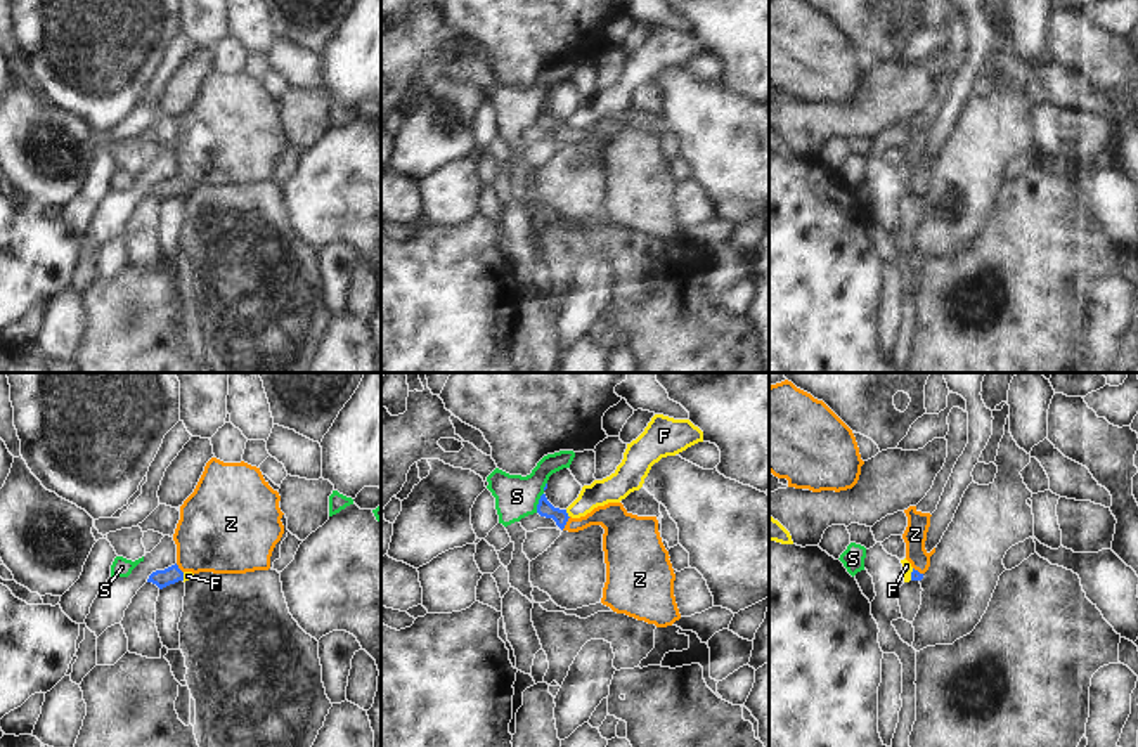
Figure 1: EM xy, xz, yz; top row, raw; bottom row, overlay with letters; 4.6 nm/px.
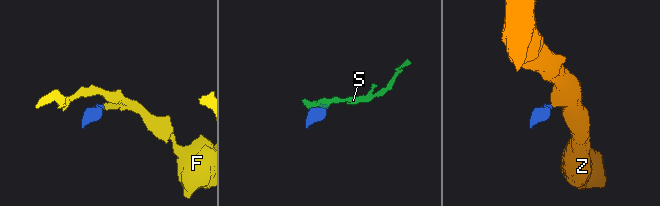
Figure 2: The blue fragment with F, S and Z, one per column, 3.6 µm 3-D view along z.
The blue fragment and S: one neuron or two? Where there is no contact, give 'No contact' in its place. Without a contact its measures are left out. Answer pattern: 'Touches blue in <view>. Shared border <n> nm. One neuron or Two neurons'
Touches blue in xz. Shared border 100 nm. Two neurons.

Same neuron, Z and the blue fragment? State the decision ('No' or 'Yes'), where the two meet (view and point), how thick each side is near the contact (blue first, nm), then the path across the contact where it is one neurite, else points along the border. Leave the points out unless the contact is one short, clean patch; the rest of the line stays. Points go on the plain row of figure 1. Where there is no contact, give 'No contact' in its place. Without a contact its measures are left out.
Yes. Touches blue at xz (565, 136). Thickness 80 nm (blue) against 150 nm. Path across: xz (544, 120), (565, 136), (612, 130), (619, 137).

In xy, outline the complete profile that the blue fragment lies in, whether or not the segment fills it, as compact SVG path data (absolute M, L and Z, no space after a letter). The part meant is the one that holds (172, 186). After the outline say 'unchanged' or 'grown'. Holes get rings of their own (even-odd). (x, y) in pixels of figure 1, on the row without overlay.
M211 69L194 104L180 118L180 132L173 146L177 175L152 184L147 194L163 201L184 192L185 184L246 185L268 182L272 163L284 146L281 133L284 125L279 113L279 104L268 97L260 80L244 73L223 75Z | grown

